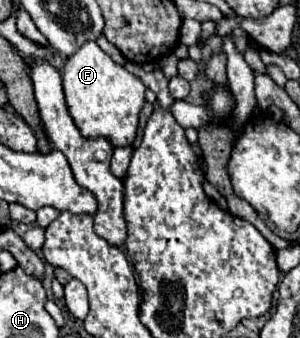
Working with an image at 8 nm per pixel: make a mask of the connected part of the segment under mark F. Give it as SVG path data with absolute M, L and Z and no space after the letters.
M85 42L77 54L69 56L63 70L63 90L69 114L83 138L107 138L113 148L131 146L139 126L139 112L145 104L145 84L141 78L115 64L97 42Z

